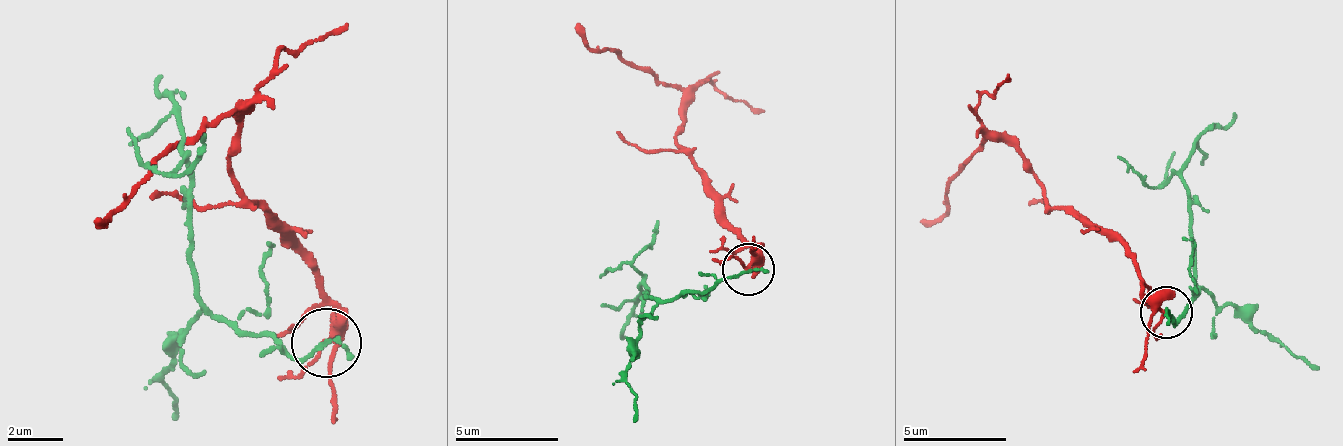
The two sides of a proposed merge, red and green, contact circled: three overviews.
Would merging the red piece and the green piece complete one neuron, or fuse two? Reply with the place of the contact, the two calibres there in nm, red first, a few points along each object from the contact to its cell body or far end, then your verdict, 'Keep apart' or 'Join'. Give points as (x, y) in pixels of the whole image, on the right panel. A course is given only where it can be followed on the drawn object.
Place: (1166, 312). Thickness 220 nm (red) against 120 nm. Course of red: (1165, 311), (1144, 290), (1139, 264), (1045, 197), (1035, 171), (999, 139), (952, 176), (947, 212), (921, 217). Course of green: (1165, 311), (1175, 321), (1196, 280), (1191, 191), (1181, 171), (1191, 150), (1227, 124), (1232, 113). Keep apart

